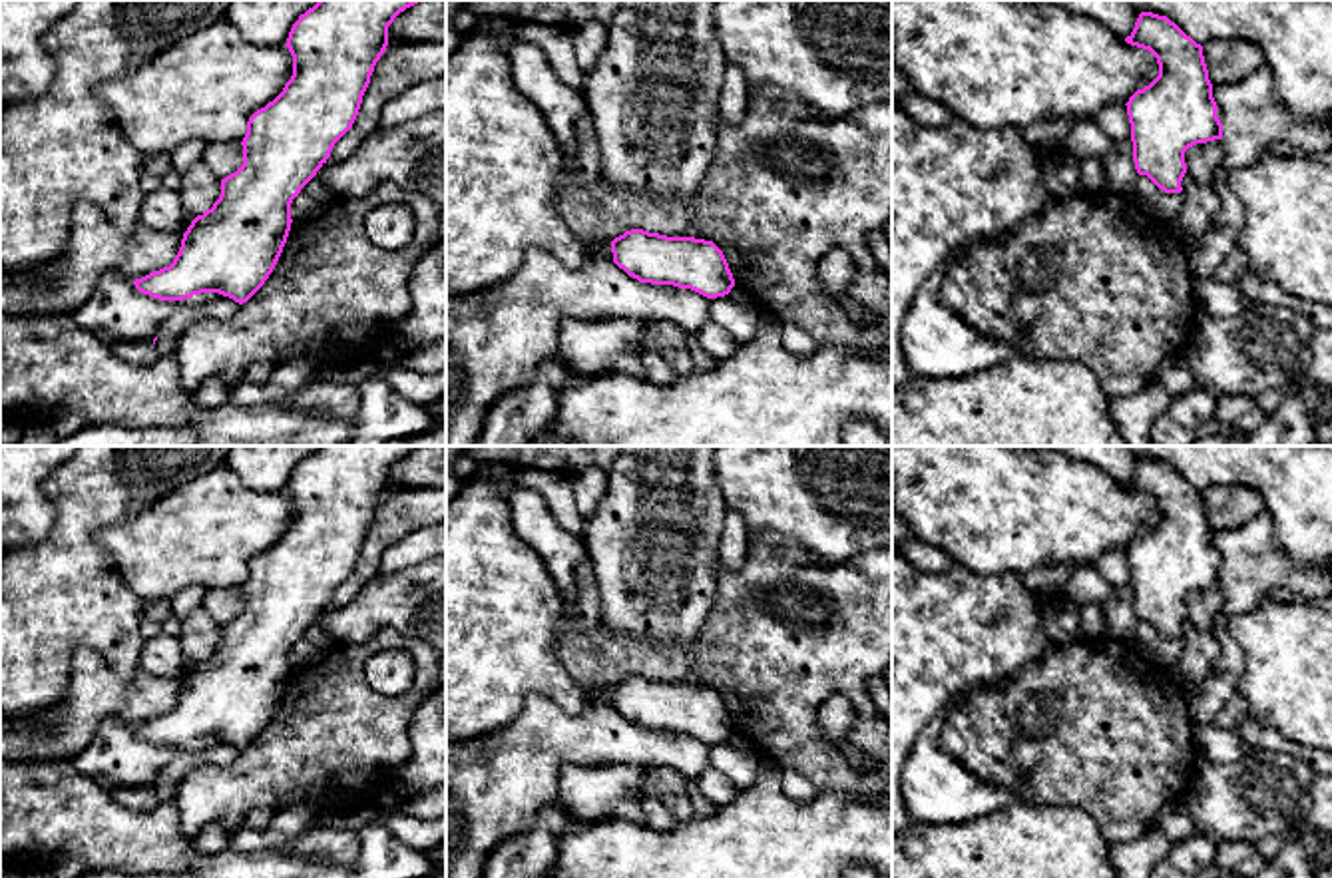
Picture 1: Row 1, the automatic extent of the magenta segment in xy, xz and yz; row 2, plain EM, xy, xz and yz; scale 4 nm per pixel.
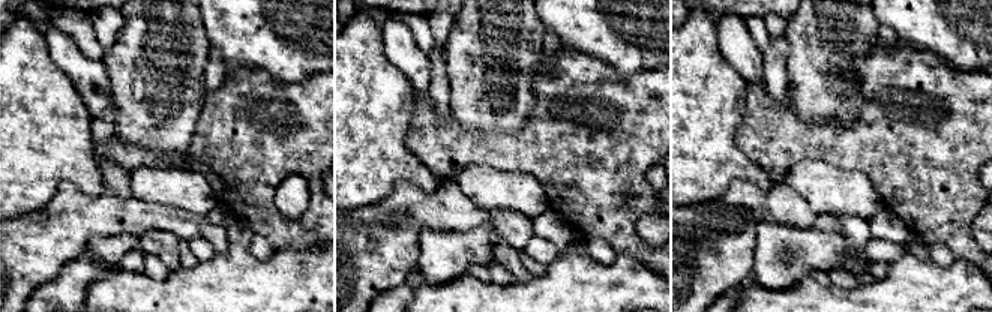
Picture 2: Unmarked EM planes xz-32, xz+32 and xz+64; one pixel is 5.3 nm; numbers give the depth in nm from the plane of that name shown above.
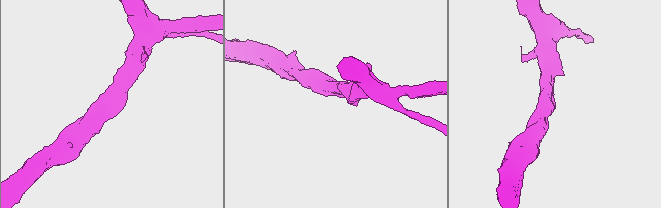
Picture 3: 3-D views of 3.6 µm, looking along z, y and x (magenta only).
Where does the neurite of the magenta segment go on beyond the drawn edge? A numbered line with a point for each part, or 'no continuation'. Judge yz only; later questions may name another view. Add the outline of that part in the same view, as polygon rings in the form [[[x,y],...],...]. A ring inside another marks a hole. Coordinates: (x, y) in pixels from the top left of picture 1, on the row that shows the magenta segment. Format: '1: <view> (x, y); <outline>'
no continuation

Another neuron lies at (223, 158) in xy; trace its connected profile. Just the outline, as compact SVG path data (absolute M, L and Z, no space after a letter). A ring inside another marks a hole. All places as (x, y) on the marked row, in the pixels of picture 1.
M241 141L207 143L201 163L205 163L219 179L225 179L243 165L243 145Z

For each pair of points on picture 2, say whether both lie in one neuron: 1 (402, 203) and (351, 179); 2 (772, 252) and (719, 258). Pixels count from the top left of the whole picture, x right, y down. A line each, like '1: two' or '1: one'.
1: two
2: two

